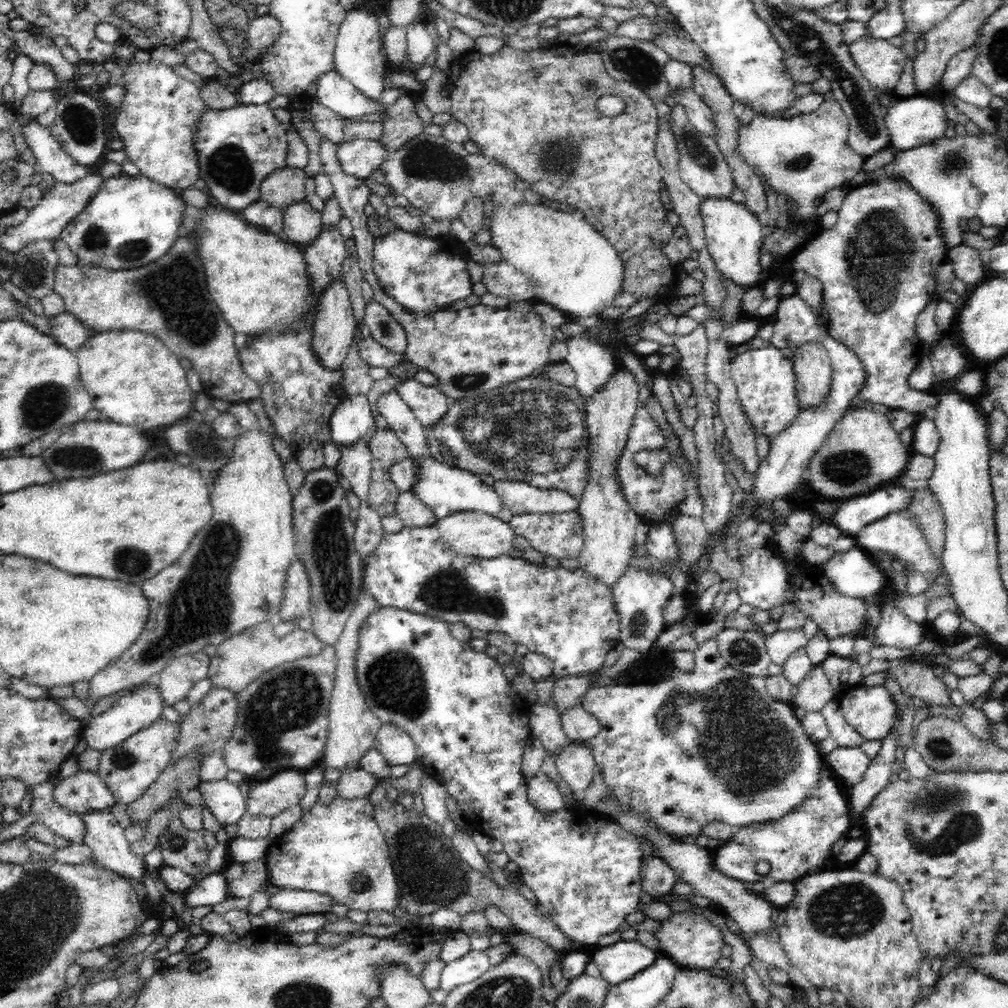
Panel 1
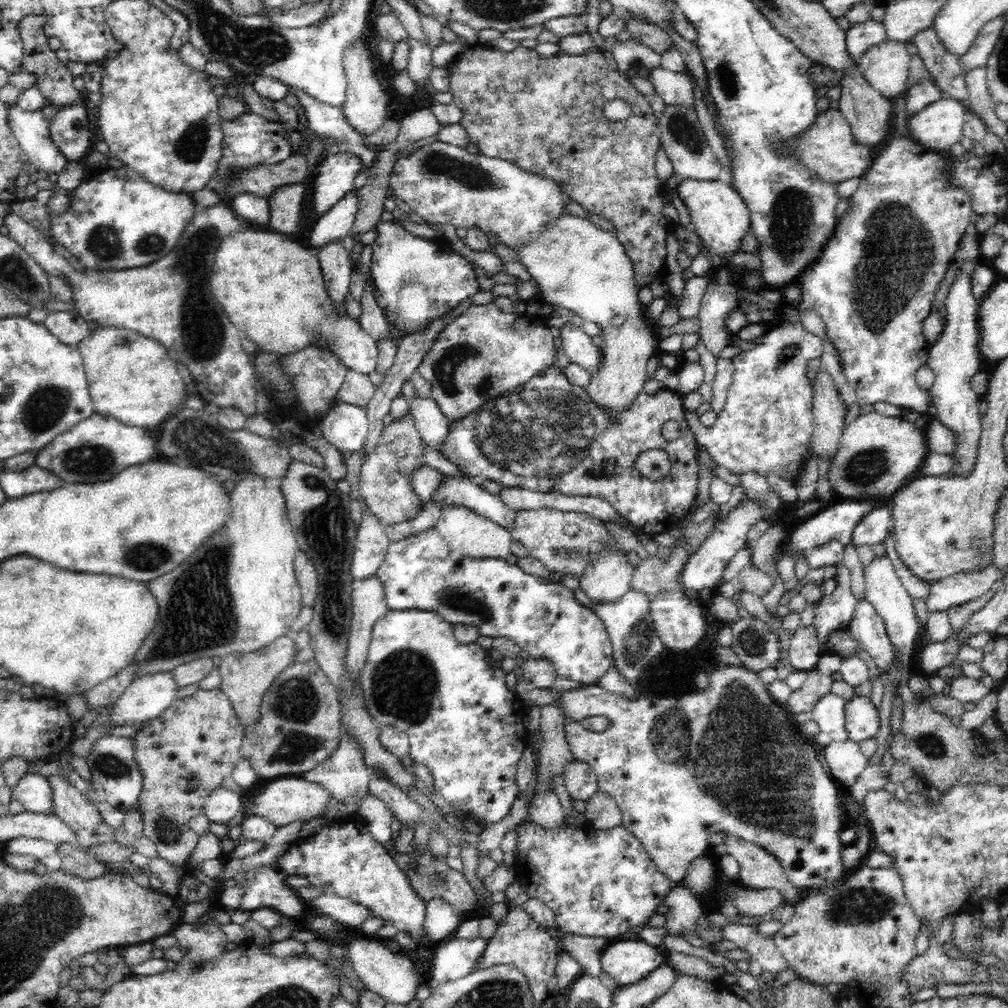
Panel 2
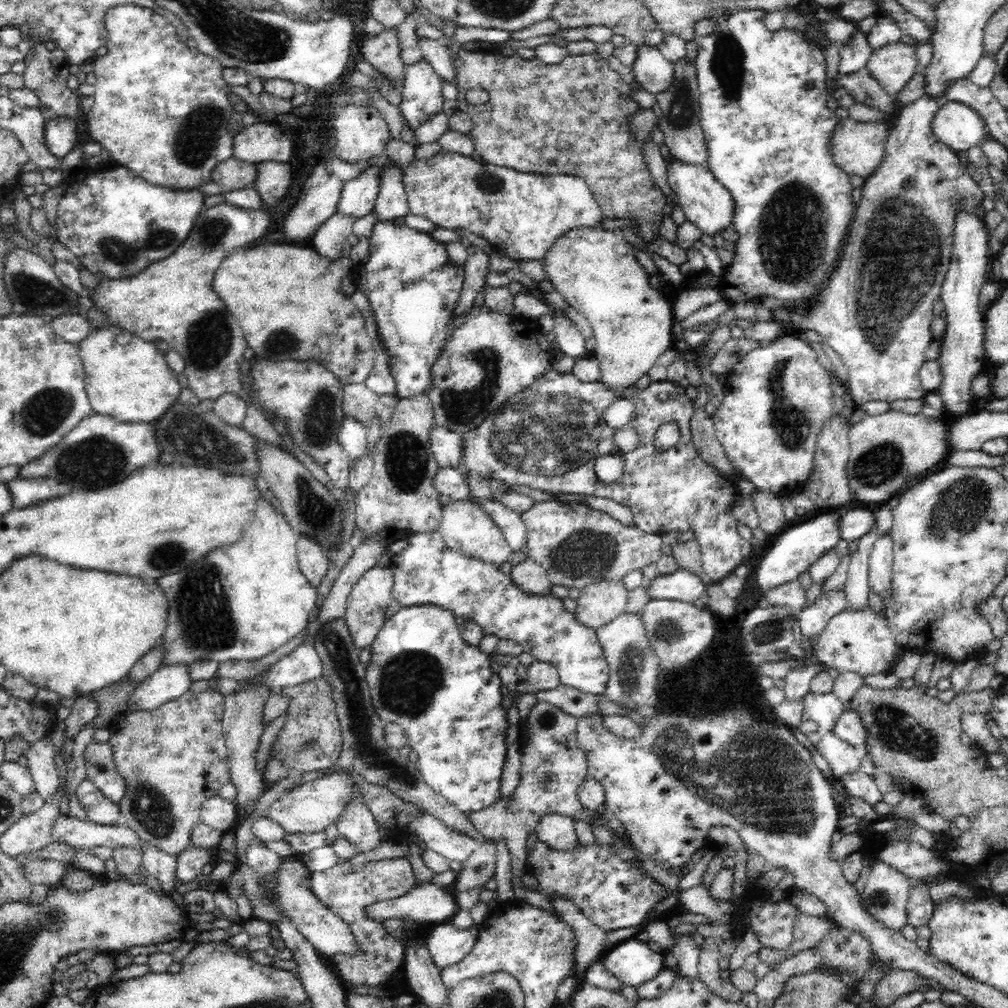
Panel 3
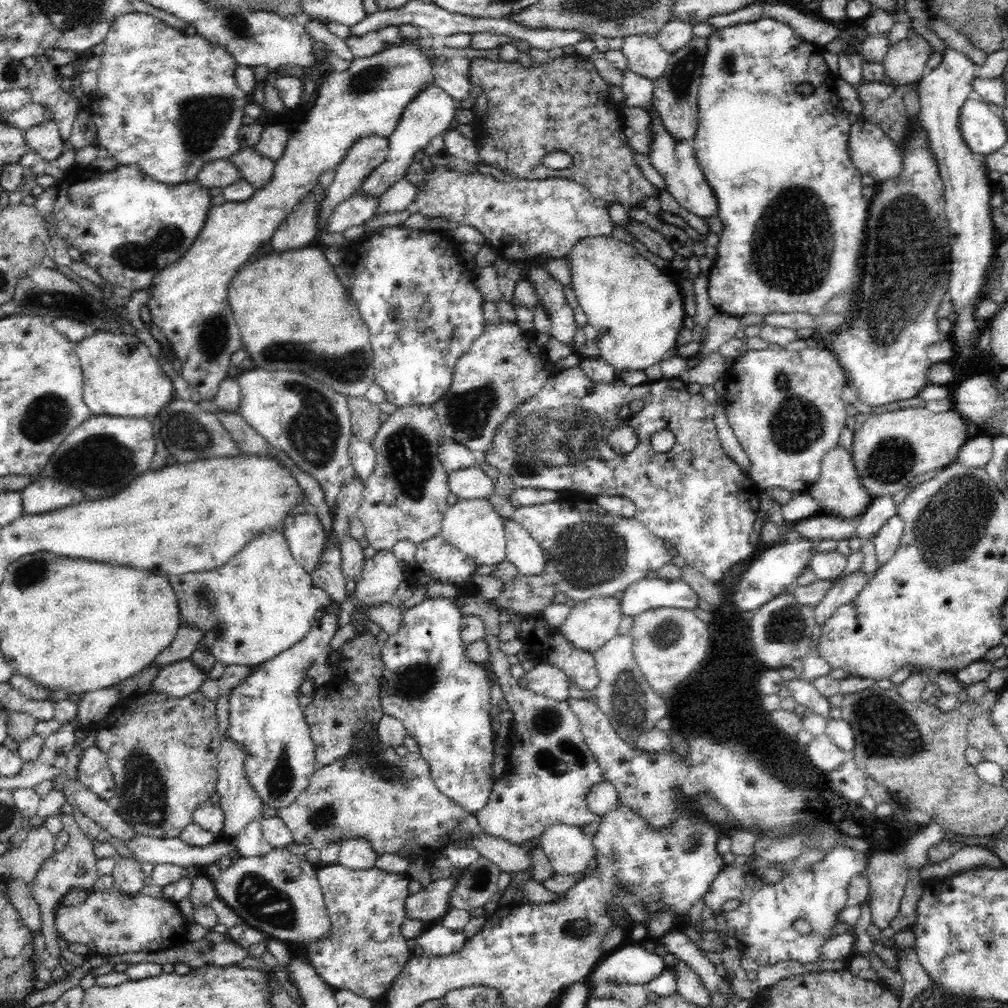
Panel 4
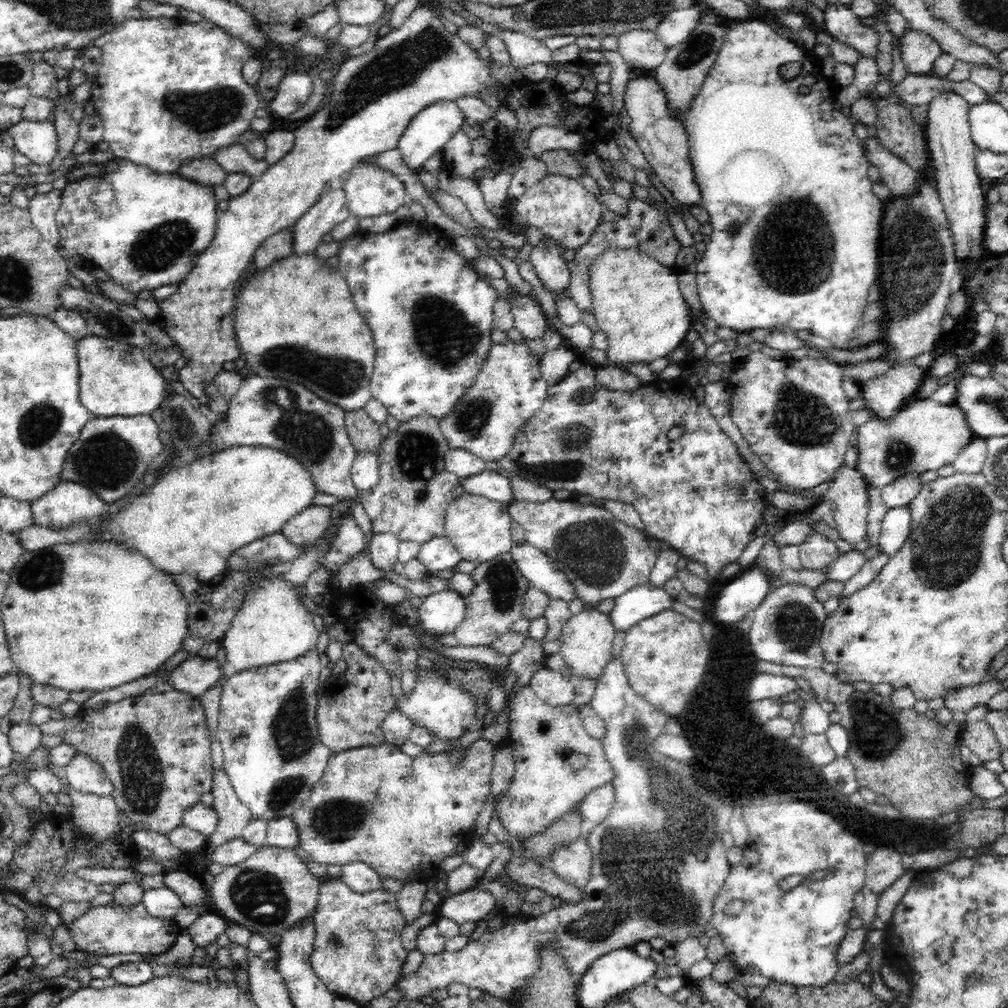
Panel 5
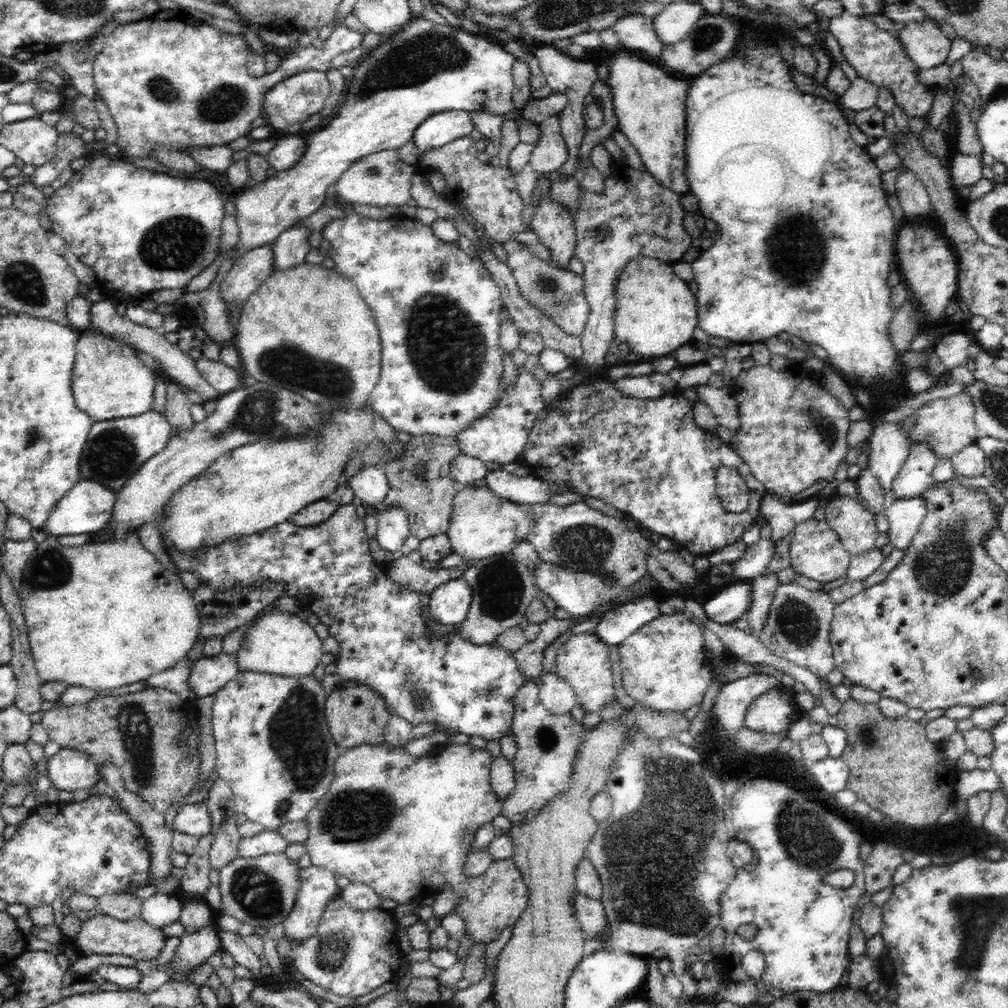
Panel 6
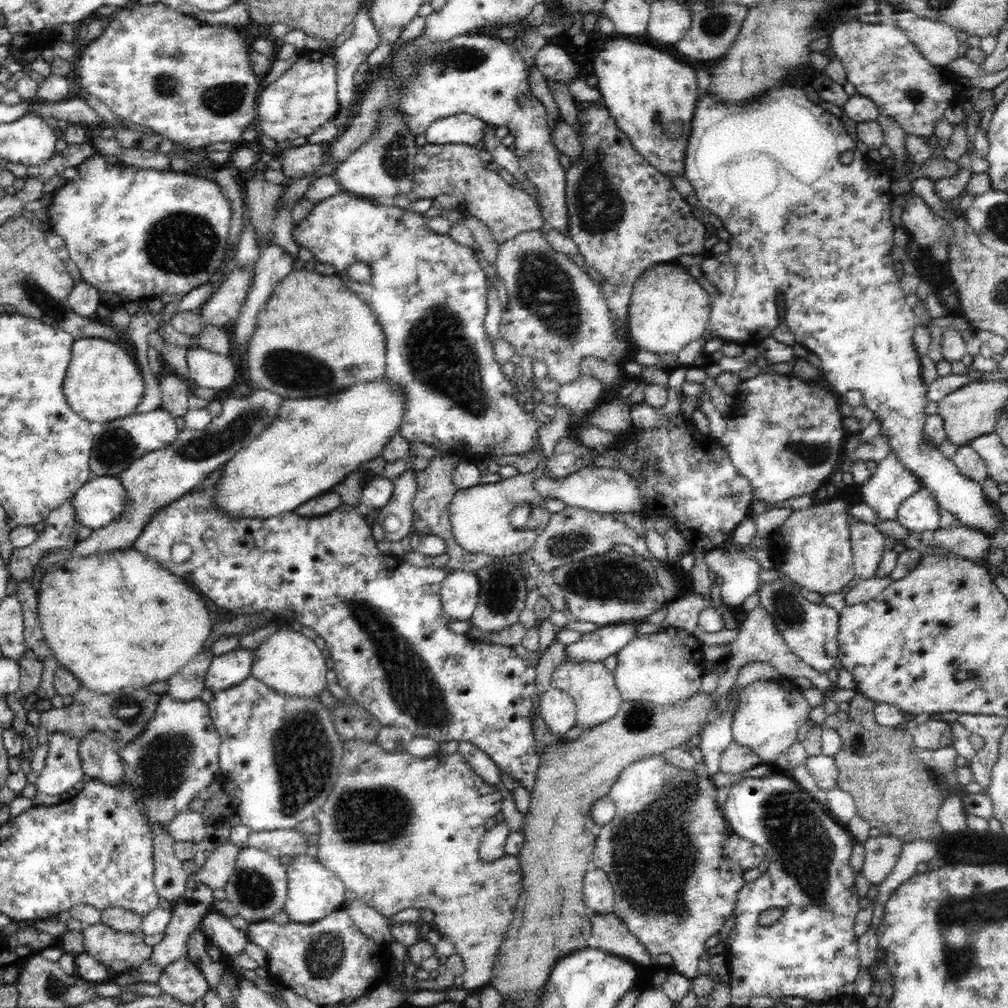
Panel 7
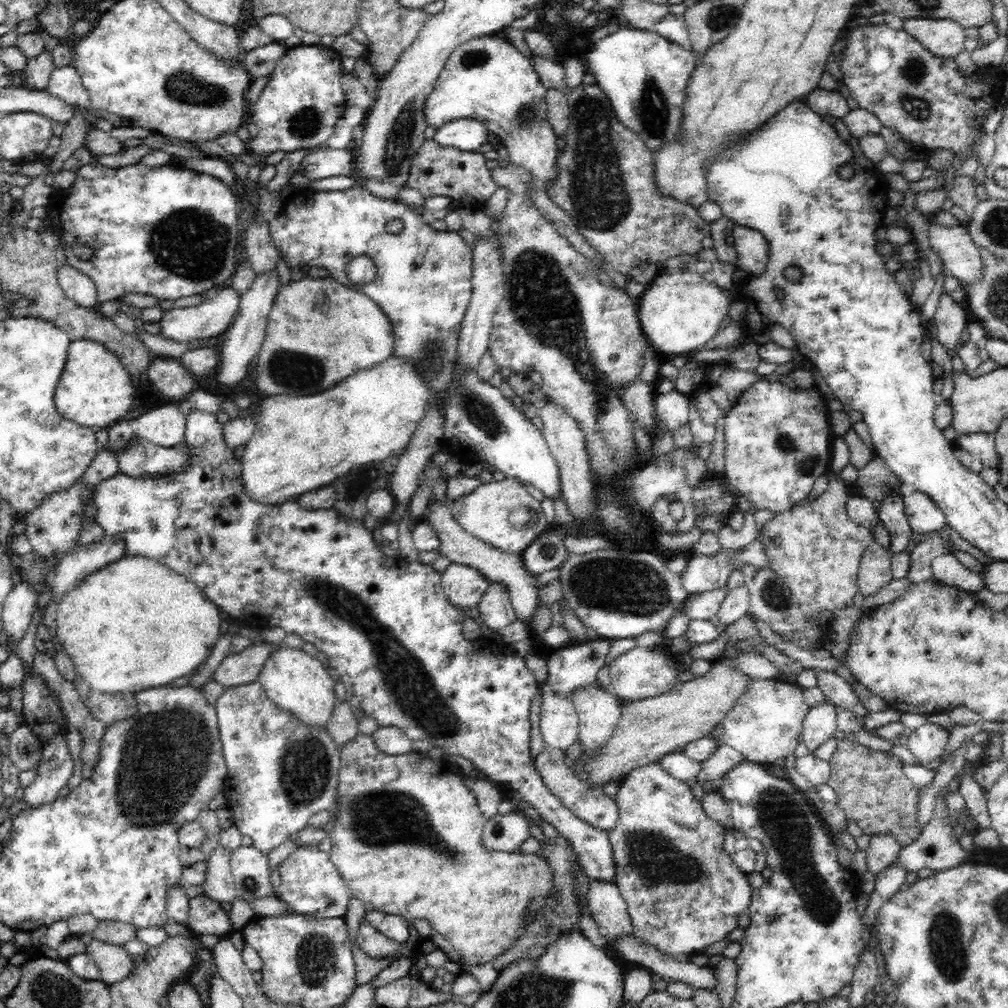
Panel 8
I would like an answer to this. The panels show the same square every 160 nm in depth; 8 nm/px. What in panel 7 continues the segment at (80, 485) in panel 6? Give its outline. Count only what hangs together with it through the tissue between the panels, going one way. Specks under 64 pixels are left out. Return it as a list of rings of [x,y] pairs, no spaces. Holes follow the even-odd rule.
[[[92,476],[73,493],[73,520],[90,531],[105,528],[124,509],[125,490],[119,477]]]

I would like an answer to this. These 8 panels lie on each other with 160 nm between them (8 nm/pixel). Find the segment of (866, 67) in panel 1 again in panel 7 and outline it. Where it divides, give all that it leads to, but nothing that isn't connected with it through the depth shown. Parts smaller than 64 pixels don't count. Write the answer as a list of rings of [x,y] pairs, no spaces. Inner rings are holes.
[[[898,12],[897,25],[929,64],[946,69],[958,57],[962,40],[948,24],[920,18],[913,12]]]

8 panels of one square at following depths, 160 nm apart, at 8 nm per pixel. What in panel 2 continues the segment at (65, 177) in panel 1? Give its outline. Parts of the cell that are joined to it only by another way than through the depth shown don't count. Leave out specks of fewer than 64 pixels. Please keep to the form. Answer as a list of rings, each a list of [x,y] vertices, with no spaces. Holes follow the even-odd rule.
[[[16,103],[10,105],[11,116],[8,127],[19,142],[26,156],[26,164],[34,164],[37,170],[58,174],[68,162],[61,150],[53,143],[49,132],[49,121],[42,109],[25,112]]]

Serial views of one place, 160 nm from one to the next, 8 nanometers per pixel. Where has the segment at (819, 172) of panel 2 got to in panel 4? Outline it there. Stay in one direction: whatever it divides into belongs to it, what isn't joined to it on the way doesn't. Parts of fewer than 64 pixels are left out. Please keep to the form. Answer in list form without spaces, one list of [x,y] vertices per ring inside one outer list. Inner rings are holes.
[[[863,119],[851,125],[847,154],[856,170],[872,176],[877,183],[901,170],[899,147],[880,126]]]

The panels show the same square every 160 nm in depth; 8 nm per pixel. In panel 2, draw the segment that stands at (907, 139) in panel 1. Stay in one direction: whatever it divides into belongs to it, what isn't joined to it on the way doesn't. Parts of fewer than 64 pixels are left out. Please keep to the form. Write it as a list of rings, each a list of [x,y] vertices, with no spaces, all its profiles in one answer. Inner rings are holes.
[[[945,97],[910,114],[906,127],[913,142],[937,152],[952,148],[962,138],[969,113],[966,104]]]

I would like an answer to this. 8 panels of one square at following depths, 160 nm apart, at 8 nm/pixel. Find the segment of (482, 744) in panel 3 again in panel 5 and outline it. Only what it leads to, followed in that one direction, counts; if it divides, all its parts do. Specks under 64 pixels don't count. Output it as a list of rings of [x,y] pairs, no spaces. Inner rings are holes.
[[[444,590],[430,594],[418,610],[423,627],[432,634],[450,634],[464,620],[466,598],[458,592]],[[424,676],[424,678],[420,678],[418,682],[416,682],[416,688],[414,688],[414,694],[410,696],[410,698],[400,698],[400,702],[396,704],[396,708],[394,710],[400,711],[400,714],[406,715],[408,717],[409,722],[414,722],[414,724],[420,724],[420,726],[424,726],[424,729],[428,729],[430,731],[430,735],[436,738],[456,738],[456,736],[462,736],[466,730],[466,724],[470,724],[472,720],[474,720],[474,712],[476,712],[476,708],[474,708],[474,695],[469,694],[470,689],[468,689],[468,694],[452,680],[452,682],[442,682],[442,680],[438,680],[438,678],[432,678],[432,676]]]

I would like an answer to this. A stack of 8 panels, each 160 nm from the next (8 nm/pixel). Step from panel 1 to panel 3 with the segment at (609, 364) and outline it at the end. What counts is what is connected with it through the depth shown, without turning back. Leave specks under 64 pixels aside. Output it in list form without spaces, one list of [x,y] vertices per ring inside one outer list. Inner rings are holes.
[[[554,306],[551,315],[555,319],[553,331],[556,335],[556,342],[558,342],[560,352],[576,360],[592,356],[592,352],[589,352],[585,347],[584,336],[578,331],[575,324],[566,318],[566,313],[560,307]]]

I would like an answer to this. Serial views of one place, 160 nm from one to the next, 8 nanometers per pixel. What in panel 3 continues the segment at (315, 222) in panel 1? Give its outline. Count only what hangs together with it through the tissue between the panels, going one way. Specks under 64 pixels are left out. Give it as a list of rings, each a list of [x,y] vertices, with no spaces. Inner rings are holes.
[[[290,162],[253,163],[253,165],[257,170],[254,187],[264,205],[276,207],[291,190],[295,169]]]

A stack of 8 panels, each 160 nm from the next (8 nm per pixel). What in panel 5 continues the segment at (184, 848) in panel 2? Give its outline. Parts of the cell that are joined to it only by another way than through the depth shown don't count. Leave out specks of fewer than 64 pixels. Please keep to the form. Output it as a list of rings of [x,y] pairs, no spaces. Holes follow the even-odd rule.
[[[160,682],[139,695],[108,703],[98,712],[81,709],[74,716],[50,719],[39,727],[44,735],[60,736],[63,743],[72,744],[78,753],[99,761],[113,784],[117,808],[128,818],[142,822],[147,831],[167,835],[183,824],[184,812],[200,801],[202,794],[212,790],[212,740],[204,707],[198,697],[173,690],[168,683]]]

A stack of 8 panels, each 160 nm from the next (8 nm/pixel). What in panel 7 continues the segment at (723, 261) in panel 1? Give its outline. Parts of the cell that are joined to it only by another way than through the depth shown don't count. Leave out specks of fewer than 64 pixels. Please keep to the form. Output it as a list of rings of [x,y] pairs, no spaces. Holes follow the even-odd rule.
[[[616,35],[607,39],[604,50],[594,52],[590,72],[598,79],[596,88],[604,99],[609,114],[616,122],[617,128],[630,138],[632,146],[650,165],[656,167],[660,174],[667,178],[682,178],[688,136],[694,116],[693,105],[697,100],[696,70],[691,64],[682,61],[670,47]]]

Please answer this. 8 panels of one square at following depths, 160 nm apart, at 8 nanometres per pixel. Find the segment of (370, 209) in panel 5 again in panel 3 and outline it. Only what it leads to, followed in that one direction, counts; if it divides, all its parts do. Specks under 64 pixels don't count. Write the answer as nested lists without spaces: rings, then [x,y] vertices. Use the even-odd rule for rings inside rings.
[[[334,213],[312,236],[314,250],[329,262],[342,258],[340,254],[347,244],[346,238],[352,234],[354,221],[354,218],[344,218],[344,215]]]

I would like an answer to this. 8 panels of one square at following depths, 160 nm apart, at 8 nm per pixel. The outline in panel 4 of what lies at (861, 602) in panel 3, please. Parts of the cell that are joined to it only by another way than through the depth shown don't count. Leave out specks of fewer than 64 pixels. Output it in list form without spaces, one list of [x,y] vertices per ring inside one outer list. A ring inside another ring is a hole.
[[[892,495],[879,496],[872,499],[870,506],[858,518],[858,528],[856,536],[860,542],[873,540],[876,532],[892,516],[897,514],[899,504],[896,504]]]

